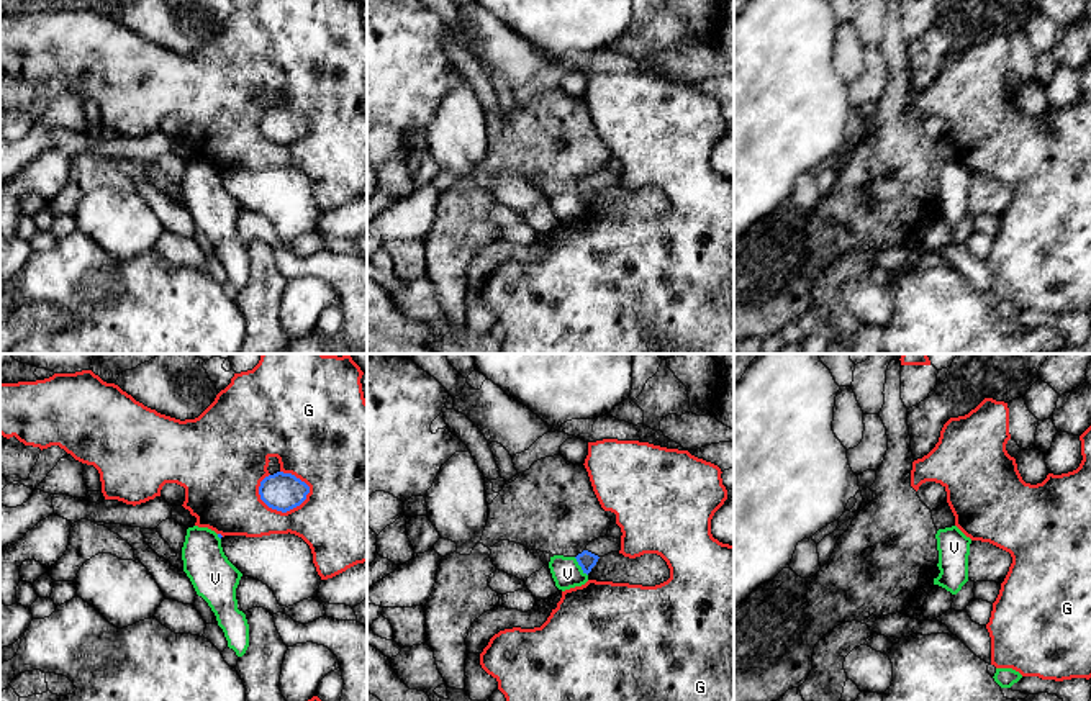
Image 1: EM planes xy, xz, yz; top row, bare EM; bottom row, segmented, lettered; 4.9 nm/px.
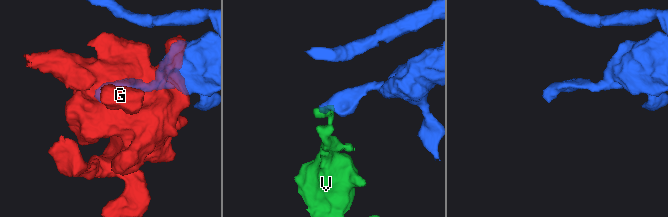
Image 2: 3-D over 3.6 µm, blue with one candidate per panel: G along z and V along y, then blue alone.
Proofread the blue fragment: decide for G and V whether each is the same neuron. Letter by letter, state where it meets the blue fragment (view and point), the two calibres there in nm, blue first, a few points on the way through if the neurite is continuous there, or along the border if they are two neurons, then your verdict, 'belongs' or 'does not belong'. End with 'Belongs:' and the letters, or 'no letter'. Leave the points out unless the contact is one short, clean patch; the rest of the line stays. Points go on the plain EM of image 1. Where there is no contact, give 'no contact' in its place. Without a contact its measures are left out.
G: meets blue in xy at (285, 144); 190 nm thick on the blue side, 360 nm on the other; does not belong
V: meets blue in xz at (580, 198); 90 nm thick on the blue side, 150 nm on the other; border along xz (574, 190), (587, 208); does not belong
Belongs: no letter

